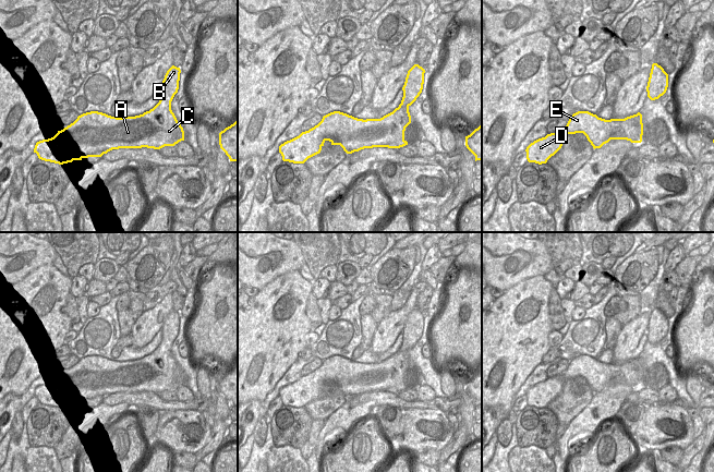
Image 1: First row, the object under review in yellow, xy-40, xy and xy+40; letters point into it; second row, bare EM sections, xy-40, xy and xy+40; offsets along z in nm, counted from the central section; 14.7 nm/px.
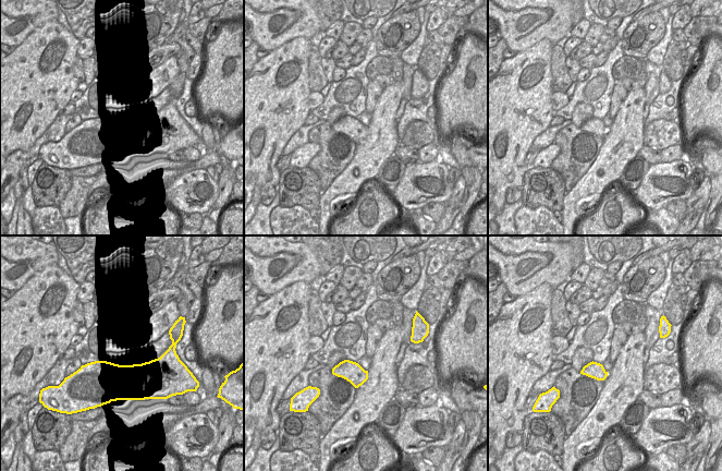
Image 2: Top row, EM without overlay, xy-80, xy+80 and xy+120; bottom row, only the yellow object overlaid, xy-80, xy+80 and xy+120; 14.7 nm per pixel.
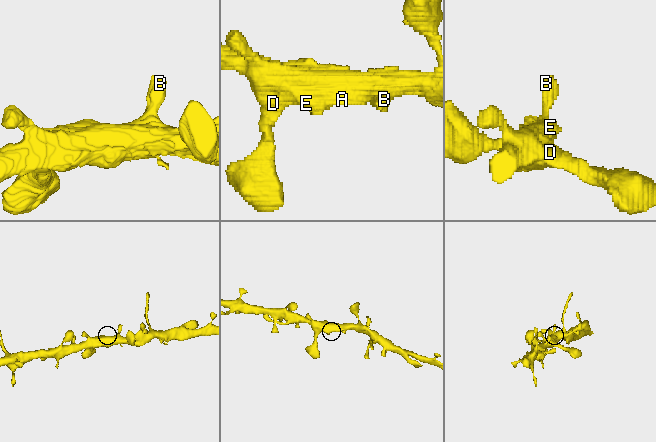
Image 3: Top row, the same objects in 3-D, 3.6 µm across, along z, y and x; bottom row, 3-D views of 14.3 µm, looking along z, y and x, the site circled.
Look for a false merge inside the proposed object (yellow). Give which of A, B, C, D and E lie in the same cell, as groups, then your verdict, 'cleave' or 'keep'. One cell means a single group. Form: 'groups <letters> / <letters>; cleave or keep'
groups A B C D E; keep

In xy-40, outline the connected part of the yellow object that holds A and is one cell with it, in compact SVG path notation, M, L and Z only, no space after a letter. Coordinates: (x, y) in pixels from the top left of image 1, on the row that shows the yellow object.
M172 65L166 73L161 84L162 96L149 111L135 117L117 118L102 112L90 111L77 119L48 140L36 143L34 153L38 158L59 165L82 160L88 157L101 157L112 149L119 148L154 148L174 146L184 141L184 131L171 110L171 101L179 89L180 68Z

